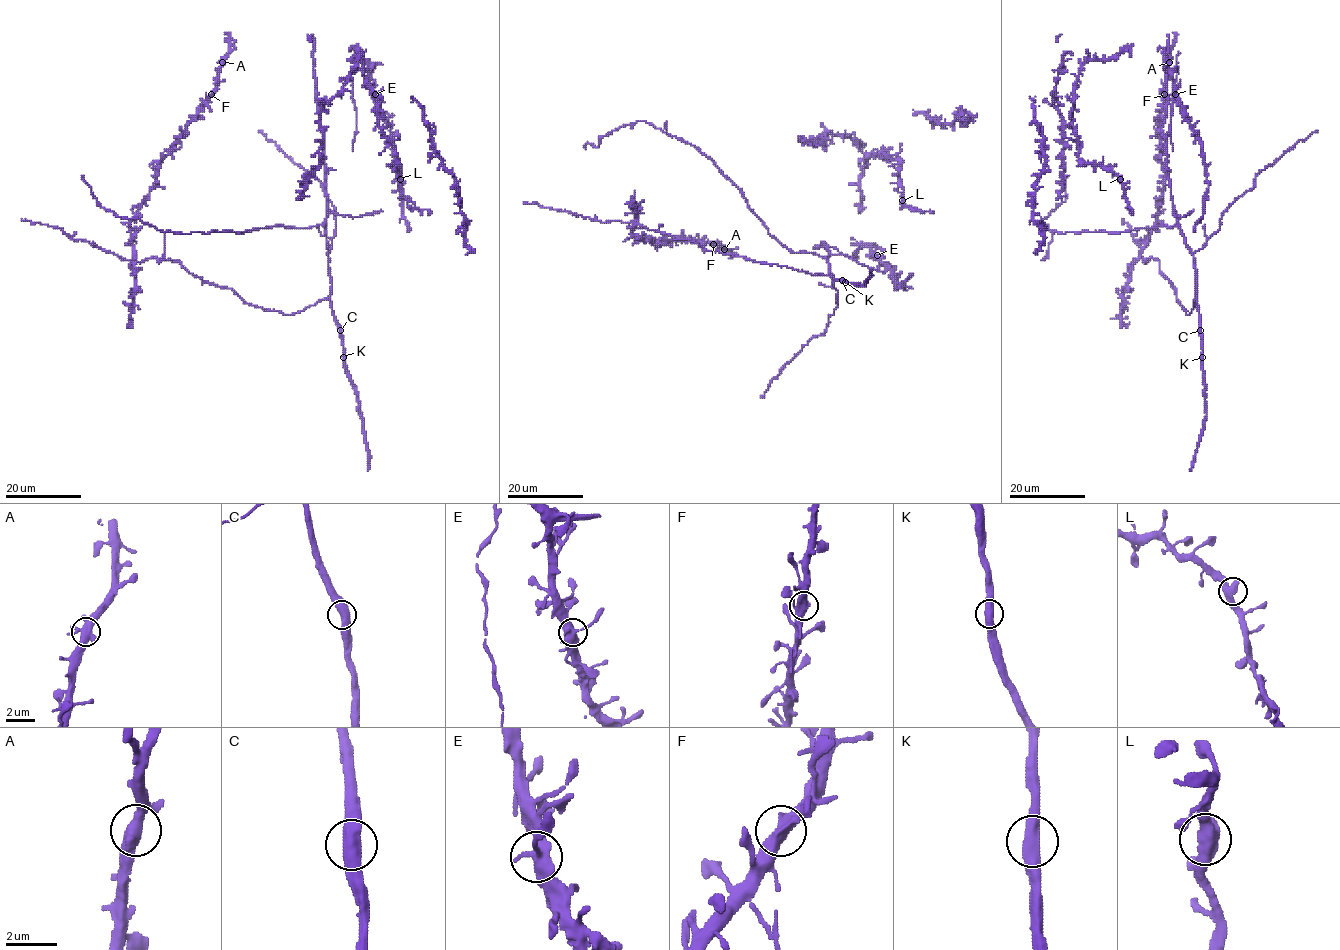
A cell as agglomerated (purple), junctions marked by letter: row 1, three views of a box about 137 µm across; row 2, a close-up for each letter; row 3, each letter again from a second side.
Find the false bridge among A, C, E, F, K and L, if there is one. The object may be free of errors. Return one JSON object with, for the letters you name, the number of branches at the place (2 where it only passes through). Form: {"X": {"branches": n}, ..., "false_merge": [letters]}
{"false_merge": []}

